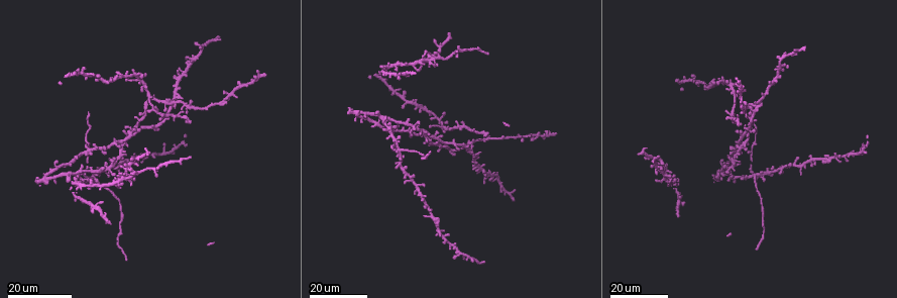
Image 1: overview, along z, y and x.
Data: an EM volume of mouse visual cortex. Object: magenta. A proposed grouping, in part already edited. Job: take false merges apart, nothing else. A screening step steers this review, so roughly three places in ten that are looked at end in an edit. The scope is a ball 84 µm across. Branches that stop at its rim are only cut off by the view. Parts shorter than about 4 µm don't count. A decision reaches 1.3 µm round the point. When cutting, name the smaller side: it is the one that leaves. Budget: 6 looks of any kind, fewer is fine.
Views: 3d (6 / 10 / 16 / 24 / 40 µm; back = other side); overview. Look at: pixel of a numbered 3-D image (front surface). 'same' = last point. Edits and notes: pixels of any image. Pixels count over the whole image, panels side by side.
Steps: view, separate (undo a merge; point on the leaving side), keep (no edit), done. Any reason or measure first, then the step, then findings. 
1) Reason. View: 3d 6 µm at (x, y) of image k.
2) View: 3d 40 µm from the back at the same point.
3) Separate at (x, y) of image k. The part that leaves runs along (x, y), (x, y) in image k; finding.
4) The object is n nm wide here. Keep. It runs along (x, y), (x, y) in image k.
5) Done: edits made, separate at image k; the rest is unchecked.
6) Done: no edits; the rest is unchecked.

Two arms in line, one across. View: 3d 16 µm at (186, 103) of image 1.

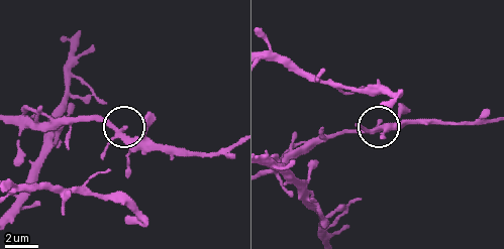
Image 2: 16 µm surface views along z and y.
Zoom in. View: 3d 6 µm at (118, 136) of image 2.

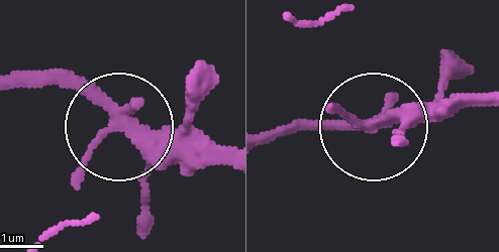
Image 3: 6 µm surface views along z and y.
Keep. It runs along (15, 87), (70, 79), (134, 126), (218, 144) in image 3; one neuron here.

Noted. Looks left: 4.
Four or more arms meet. View: 3d 24 µm at (398, 152) of image 1.

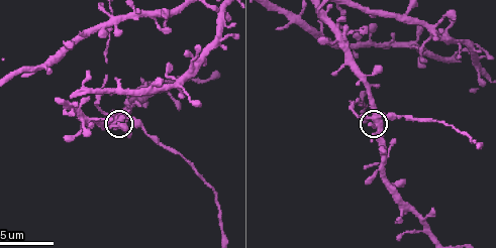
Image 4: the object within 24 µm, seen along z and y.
View: 3d 10 µm at (370, 117) of image 4.

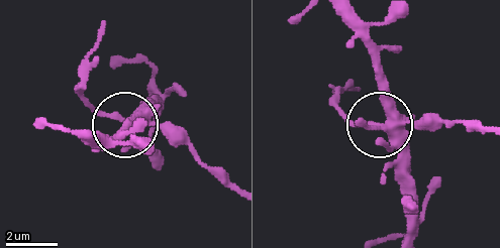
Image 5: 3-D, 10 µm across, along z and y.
The object is 330 nm wide here. Keep. One neuron here.

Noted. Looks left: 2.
Arms run side by side. View: 3d 16 µm at (125, 179) of image 1.

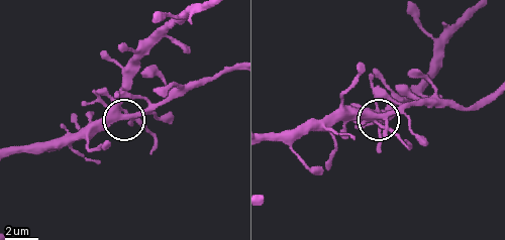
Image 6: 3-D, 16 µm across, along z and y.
Zoom in. View: 3d 6 µm at (385, 115) of image 6.

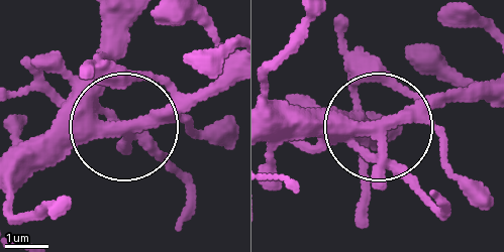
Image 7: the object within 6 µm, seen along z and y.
4 arms meet here. Keep. Continuous, no second neuron.

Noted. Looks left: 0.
Done: no edits; the rest is unchecked.

